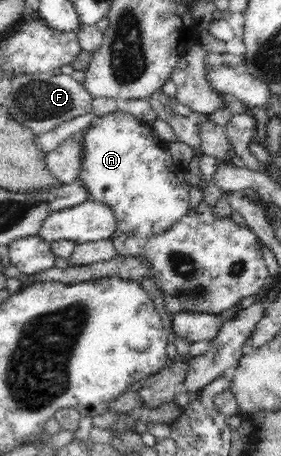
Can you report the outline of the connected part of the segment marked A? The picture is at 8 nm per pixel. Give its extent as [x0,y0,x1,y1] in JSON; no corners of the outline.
[78,111,191,240]

